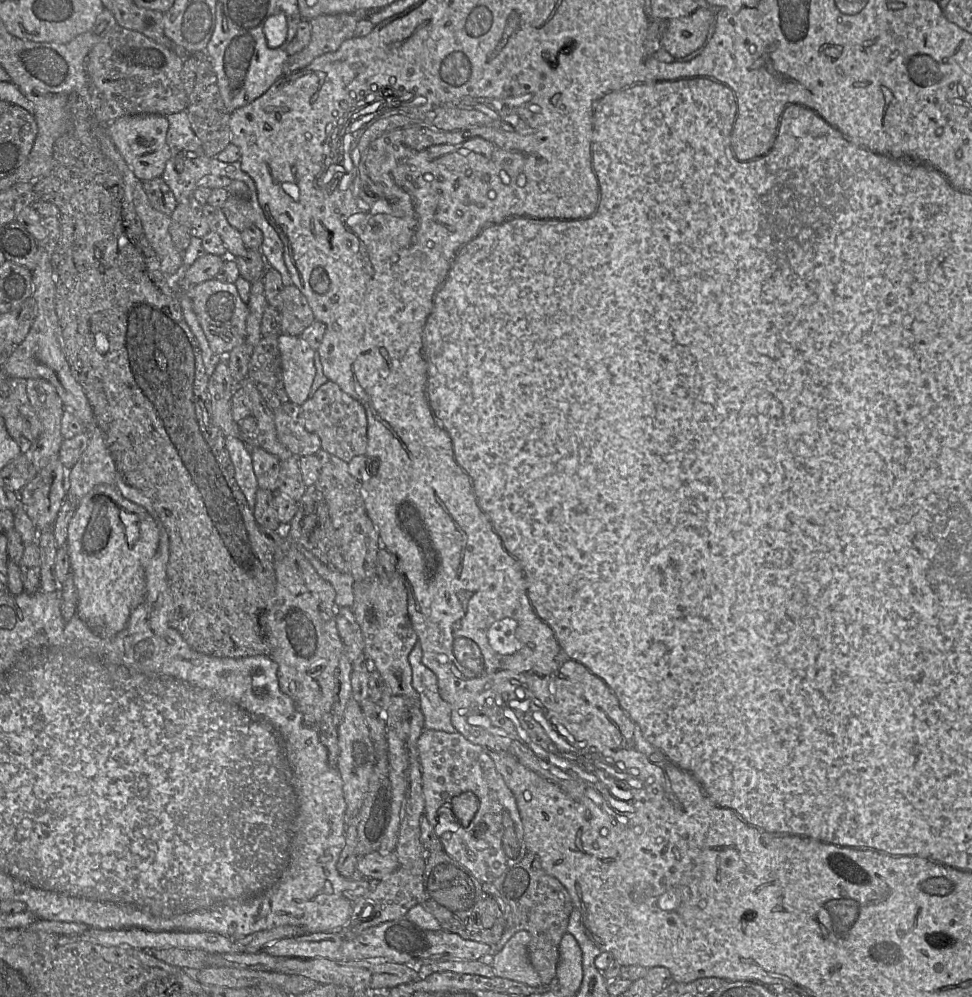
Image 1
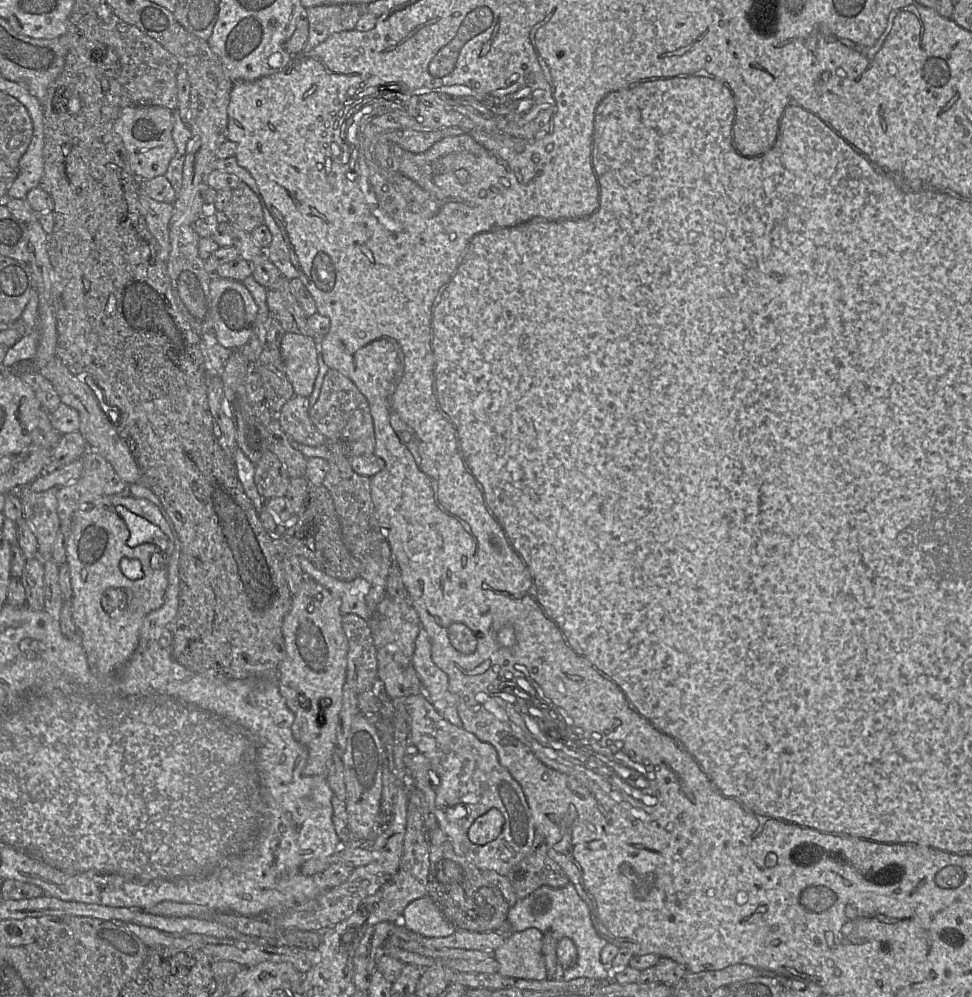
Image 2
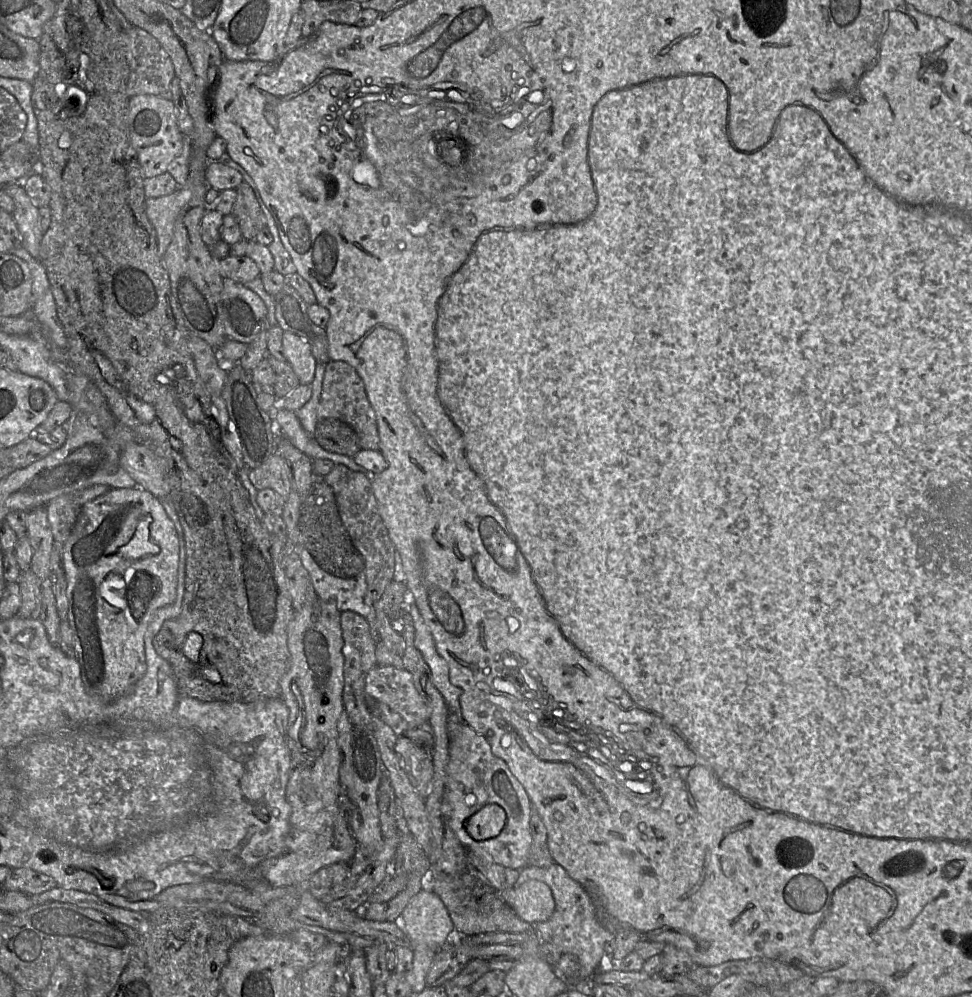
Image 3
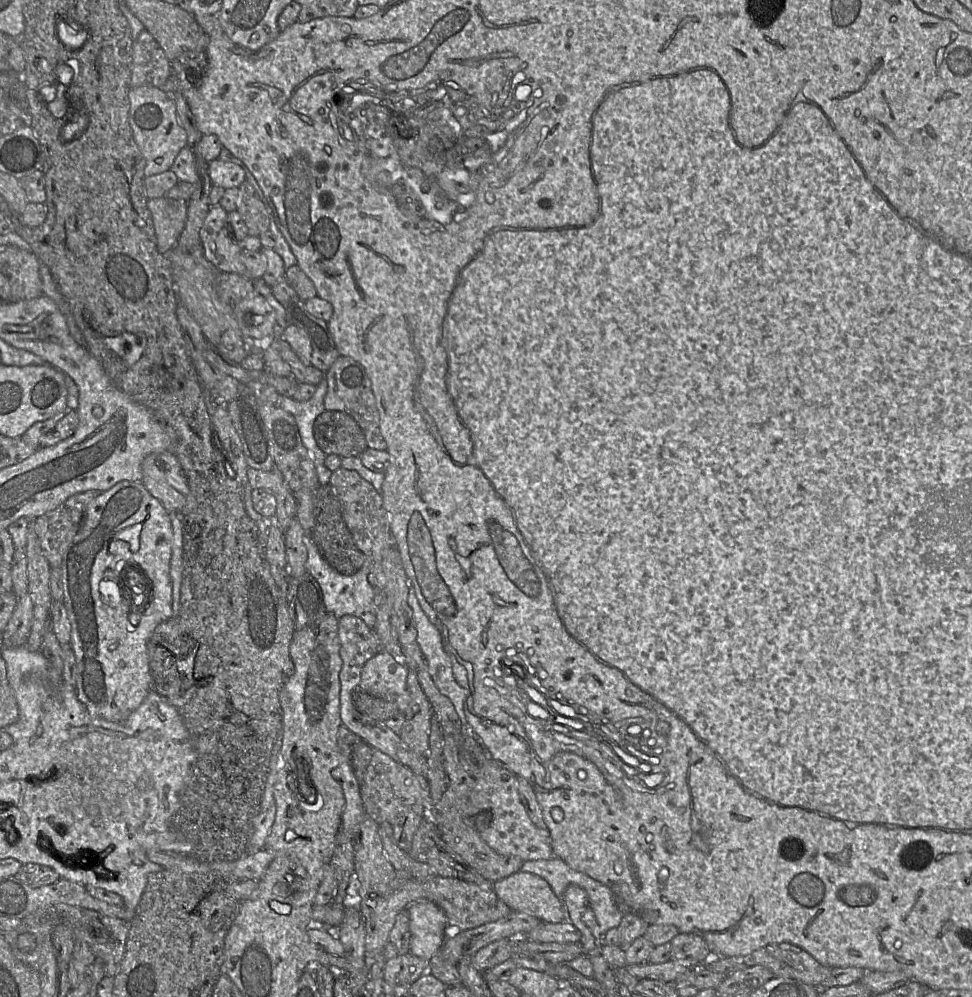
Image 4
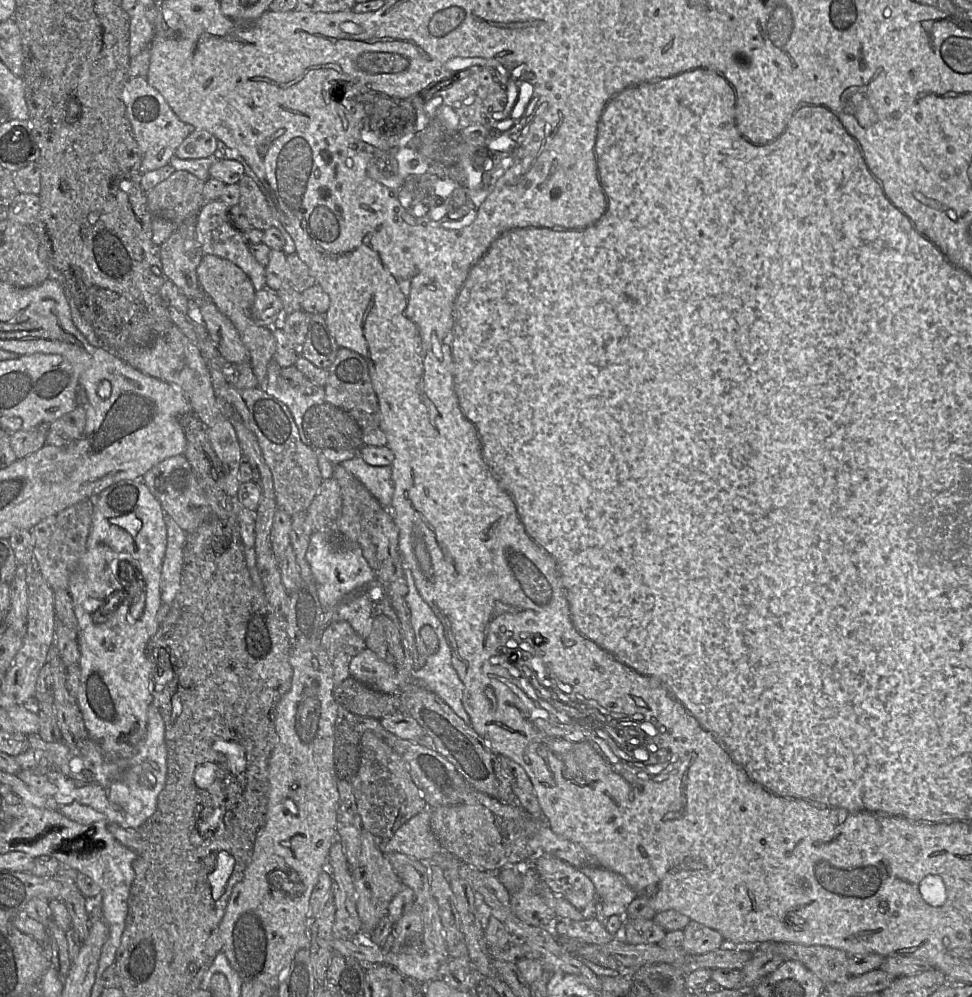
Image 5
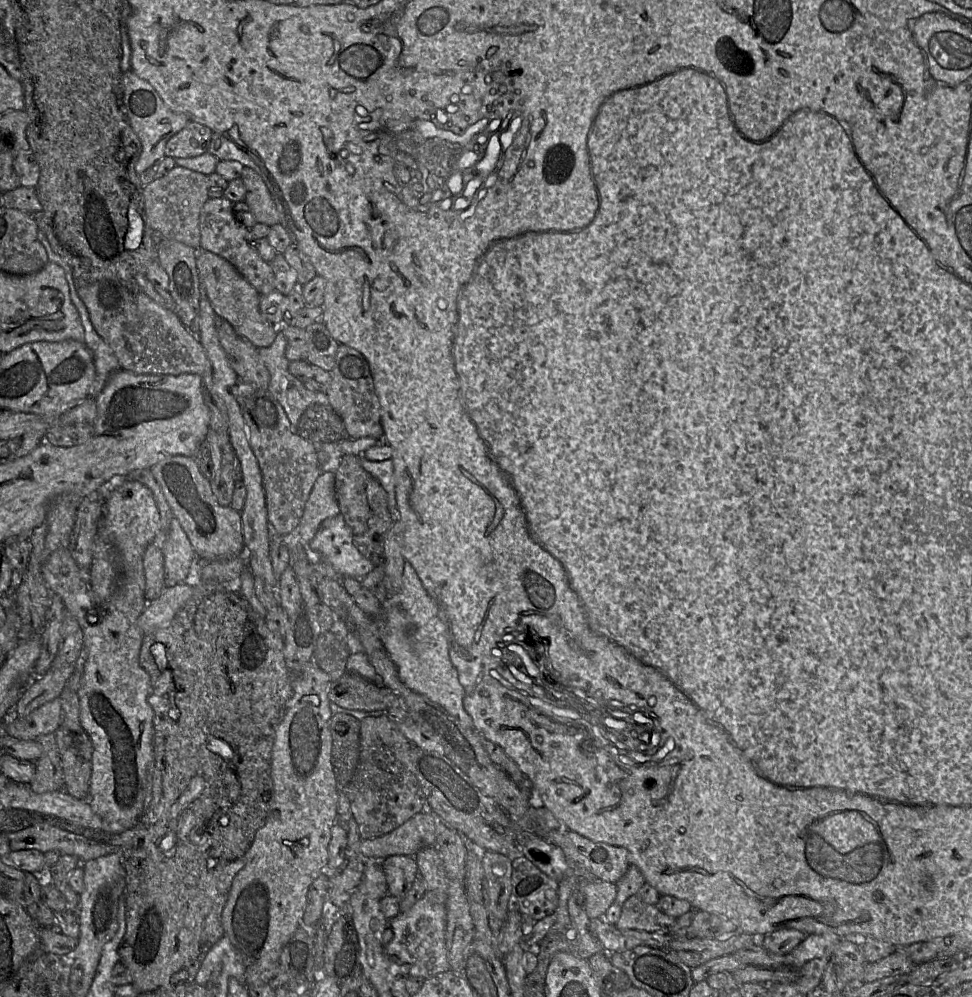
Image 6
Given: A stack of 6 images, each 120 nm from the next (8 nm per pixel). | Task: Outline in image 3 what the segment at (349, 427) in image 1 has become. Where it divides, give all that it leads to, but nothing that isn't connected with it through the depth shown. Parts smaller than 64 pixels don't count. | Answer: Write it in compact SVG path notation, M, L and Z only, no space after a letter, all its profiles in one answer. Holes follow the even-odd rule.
M330 360L326 363L322 392L317 407L317 420L339 419L353 428L363 450L380 450L377 421L374 409L368 399L365 385L357 371L348 363Z

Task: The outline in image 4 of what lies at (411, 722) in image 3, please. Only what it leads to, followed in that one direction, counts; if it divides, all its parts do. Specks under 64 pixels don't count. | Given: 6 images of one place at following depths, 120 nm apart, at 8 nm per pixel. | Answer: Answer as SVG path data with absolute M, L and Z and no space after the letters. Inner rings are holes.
M381 650L365 663L359 688L396 704L399 713L403 714L411 699L407 687L408 672L409 667L398 657L398 652Z

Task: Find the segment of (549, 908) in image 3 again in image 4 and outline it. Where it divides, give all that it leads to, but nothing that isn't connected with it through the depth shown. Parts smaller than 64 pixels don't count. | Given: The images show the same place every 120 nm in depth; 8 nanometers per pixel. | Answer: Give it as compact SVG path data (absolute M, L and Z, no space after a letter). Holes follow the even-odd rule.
M518 871L493 883L493 890L511 911L525 912L542 922L560 923L569 919L565 904L543 878Z

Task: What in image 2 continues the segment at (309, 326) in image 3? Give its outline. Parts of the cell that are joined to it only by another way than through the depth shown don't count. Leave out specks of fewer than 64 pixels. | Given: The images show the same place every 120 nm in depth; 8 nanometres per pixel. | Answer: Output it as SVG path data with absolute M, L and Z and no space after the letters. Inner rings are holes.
M284 276L267 288L267 305L270 316L279 321L288 333L310 335L307 315L291 291L289 280Z

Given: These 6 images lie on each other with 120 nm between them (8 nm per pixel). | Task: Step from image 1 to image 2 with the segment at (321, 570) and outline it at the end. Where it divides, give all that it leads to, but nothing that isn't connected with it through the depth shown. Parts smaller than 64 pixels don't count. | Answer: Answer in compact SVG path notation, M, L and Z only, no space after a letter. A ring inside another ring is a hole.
M299 556L299 563L304 574L328 589L332 595L341 598L341 614L354 613L365 619L371 618L371 612L366 605L366 595L369 583L358 576L352 581L340 581L317 569L306 557Z

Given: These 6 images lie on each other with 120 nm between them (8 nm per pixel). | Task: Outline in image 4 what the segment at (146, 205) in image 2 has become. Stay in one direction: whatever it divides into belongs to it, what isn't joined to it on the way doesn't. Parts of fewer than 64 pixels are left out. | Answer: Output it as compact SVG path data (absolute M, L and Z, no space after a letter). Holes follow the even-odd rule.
M165 196L148 199L147 205L152 215L157 249L163 255L168 255L177 244L185 227L187 204L187 201Z

